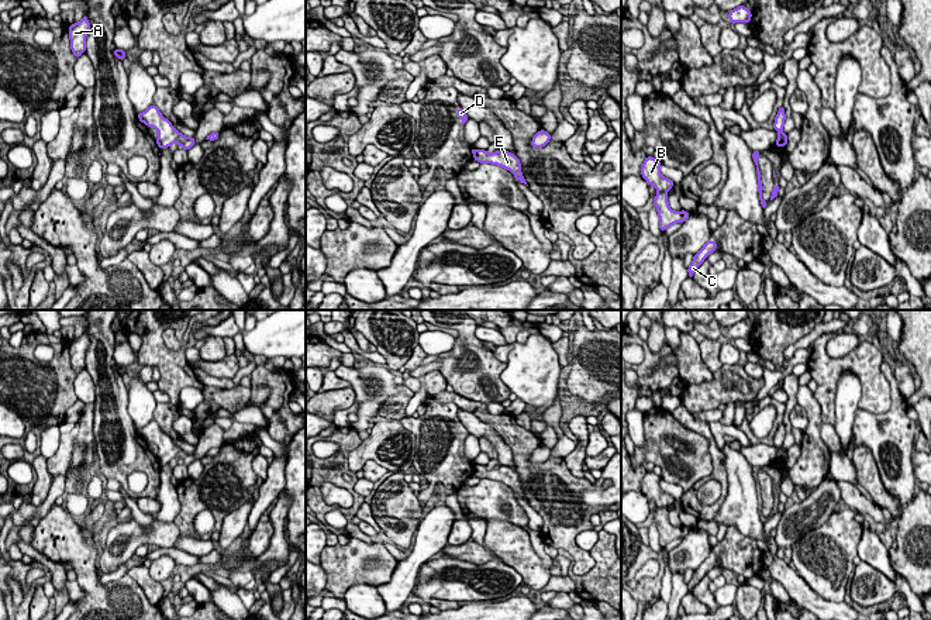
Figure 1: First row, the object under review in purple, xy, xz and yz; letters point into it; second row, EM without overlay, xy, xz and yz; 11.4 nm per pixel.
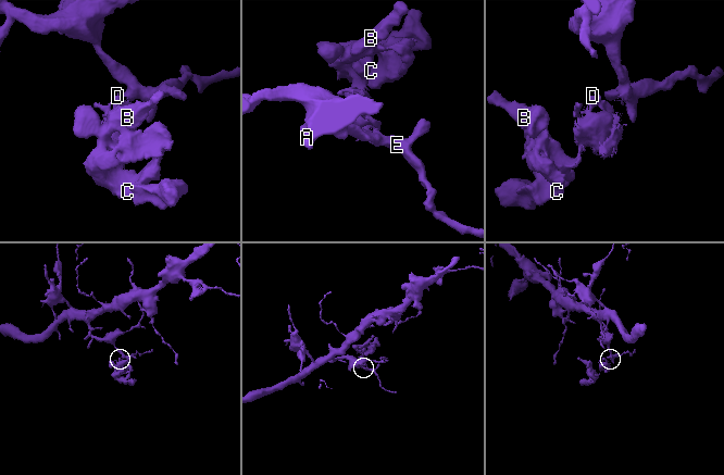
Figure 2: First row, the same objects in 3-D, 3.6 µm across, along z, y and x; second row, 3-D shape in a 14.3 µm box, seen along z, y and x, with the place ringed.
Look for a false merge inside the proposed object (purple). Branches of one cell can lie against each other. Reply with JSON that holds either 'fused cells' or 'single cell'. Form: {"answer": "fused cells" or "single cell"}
{"answer": "fused cells"}

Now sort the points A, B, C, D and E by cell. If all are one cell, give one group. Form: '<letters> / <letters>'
A E / B C D

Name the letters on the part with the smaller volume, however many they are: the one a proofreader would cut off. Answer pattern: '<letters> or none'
B, C, D

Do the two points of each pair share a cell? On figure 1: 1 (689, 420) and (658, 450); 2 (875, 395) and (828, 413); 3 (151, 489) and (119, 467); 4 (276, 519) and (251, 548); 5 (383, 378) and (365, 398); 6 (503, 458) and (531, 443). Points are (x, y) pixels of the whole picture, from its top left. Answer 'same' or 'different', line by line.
1: different
2: same
3: same
4: different
5: same
6: different

